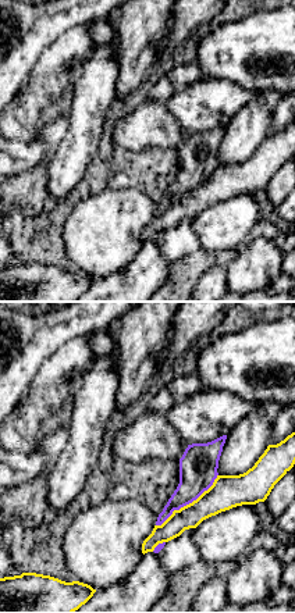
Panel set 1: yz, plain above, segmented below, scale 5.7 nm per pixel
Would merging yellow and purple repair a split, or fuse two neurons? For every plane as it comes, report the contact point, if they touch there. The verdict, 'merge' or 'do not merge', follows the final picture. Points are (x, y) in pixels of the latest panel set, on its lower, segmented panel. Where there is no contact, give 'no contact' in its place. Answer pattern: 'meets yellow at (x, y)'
meets yellow at (189, 503)

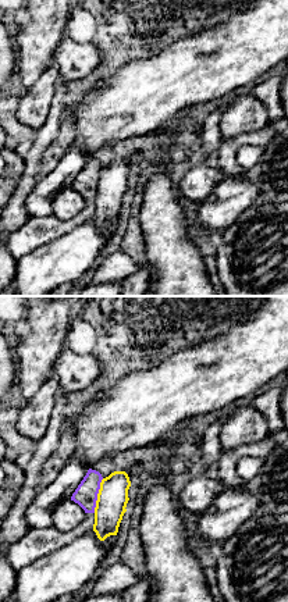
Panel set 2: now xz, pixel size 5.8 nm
meets yellow at (98, 495)

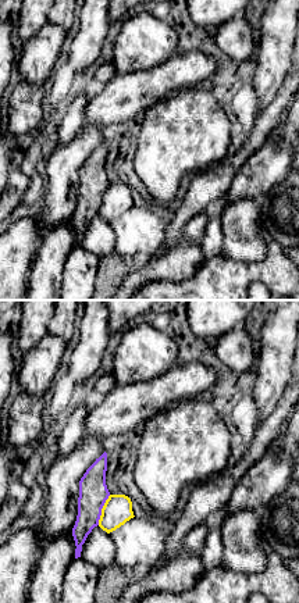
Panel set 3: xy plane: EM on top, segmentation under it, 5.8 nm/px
meets yellow at (102, 510)

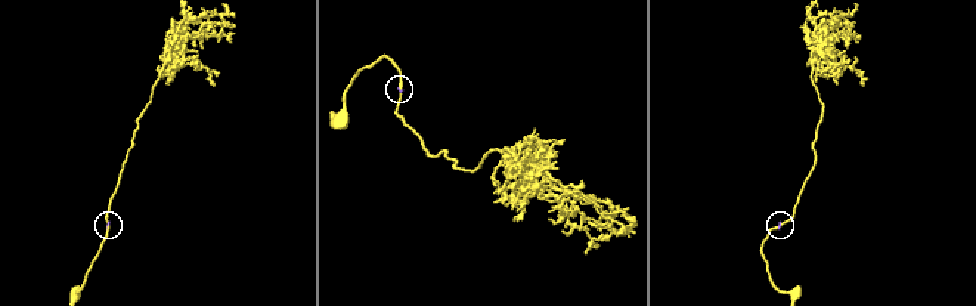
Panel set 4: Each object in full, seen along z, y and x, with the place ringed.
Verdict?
do not merge

